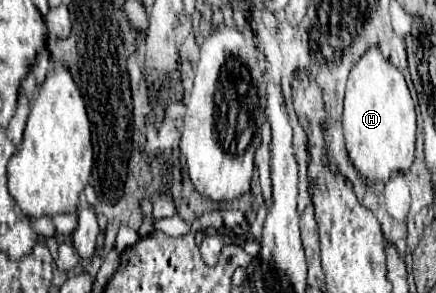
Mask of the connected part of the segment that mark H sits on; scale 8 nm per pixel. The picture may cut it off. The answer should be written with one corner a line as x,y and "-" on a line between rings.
377,45
369,47
355,63
345,87
343,129
349,159
363,179
385,183
393,171
405,171
413,163
415,151
415,105
403,73
381,55

